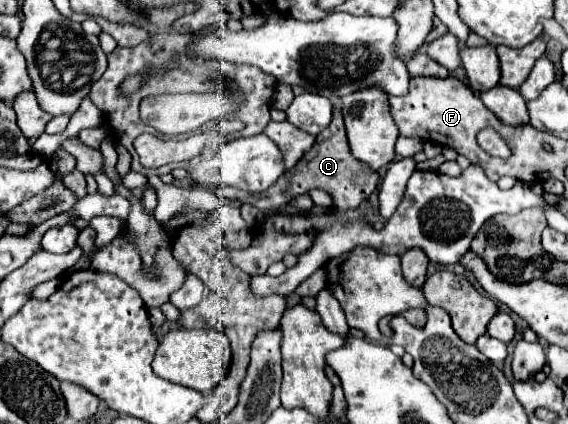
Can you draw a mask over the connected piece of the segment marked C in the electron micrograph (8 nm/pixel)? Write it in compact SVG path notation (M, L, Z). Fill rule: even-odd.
M334 108L332 124L316 136L316 146L298 162L296 168L288 170L272 188L268 188L262 194L248 194L246 190L236 190L236 188L230 188L230 186L218 186L216 194L224 200L236 200L238 198L240 202L254 204L260 212L268 212L268 210L276 212L280 206L288 204L298 194L306 194L312 188L320 188L320 190L326 190L326 192L332 194L334 208L346 210L346 208L352 208L352 206L360 206L360 202L366 200L376 190L378 180L380 180L378 172L374 172L364 162L352 158L342 114L340 114L338 108ZM350 164L352 164L352 174L350 174Z

